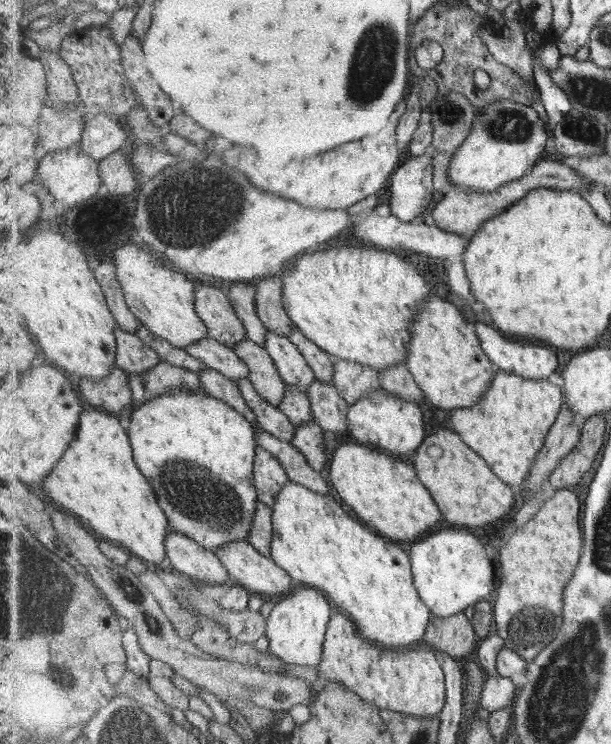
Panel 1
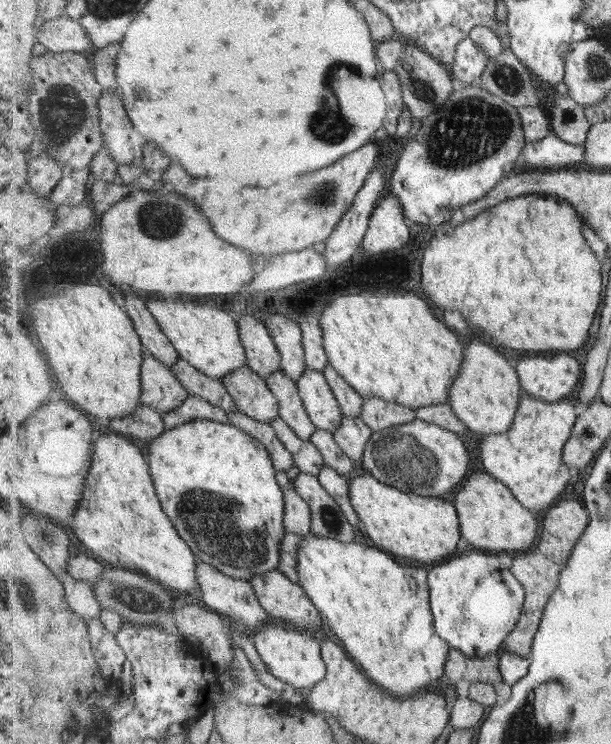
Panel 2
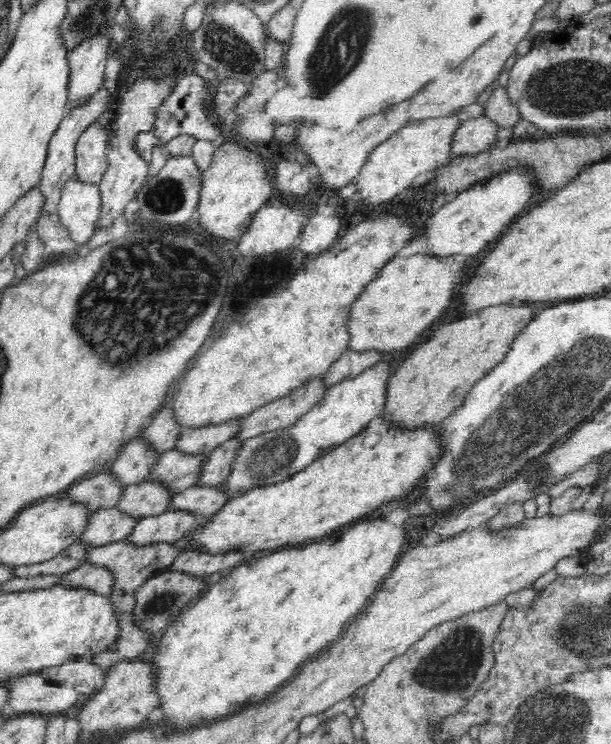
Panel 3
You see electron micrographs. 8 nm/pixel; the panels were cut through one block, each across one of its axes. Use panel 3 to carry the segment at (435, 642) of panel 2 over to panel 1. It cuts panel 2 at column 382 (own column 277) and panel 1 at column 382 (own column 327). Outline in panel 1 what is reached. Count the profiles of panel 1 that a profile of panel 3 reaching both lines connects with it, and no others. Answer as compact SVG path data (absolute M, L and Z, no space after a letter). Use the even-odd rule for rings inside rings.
M291 480L272 510L272 558L283 570L288 570L296 585L323 590L329 602L341 608L356 624L360 634L373 643L399 649L424 640L433 615L415 588L412 558L407 548L403 550L394 541L373 534L371 528L353 520L341 504L331 504L331 496L318 494Z

